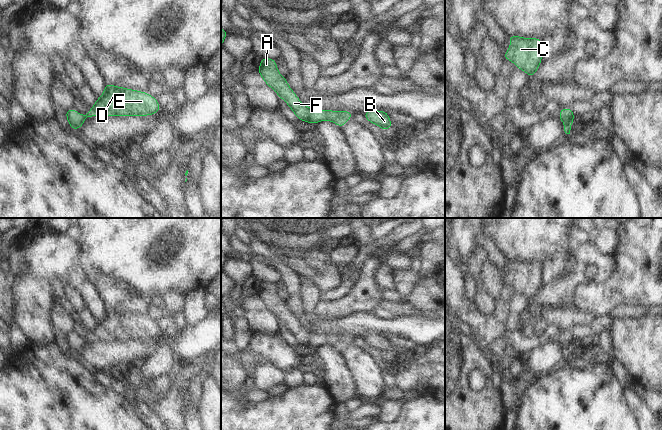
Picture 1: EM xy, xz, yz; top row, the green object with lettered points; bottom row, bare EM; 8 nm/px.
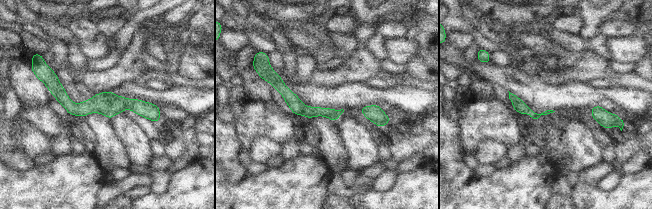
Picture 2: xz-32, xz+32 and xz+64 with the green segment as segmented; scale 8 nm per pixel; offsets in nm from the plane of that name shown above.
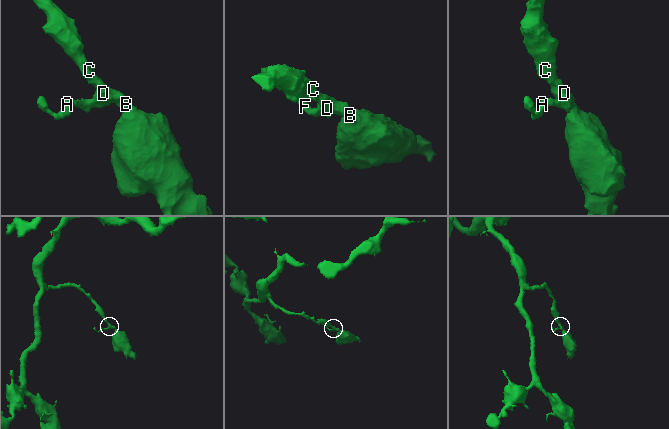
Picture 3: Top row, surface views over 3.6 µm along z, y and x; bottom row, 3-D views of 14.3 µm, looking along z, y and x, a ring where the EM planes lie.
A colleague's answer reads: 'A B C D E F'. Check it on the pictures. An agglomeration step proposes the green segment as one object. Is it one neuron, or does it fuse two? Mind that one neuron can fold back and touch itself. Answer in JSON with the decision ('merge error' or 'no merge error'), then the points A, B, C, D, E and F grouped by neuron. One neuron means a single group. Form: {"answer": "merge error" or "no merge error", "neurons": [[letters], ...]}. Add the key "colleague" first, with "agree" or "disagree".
{"colleague": "agree", "answer": "no merge error", "neurons": [["A", "B", "C", "D", "E", "F"]]}

